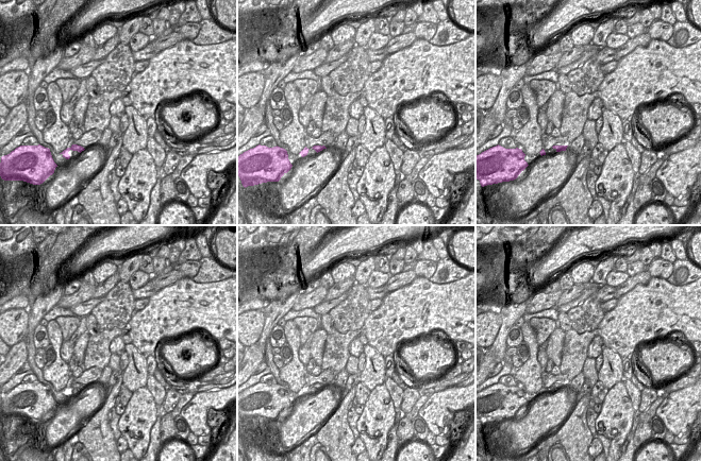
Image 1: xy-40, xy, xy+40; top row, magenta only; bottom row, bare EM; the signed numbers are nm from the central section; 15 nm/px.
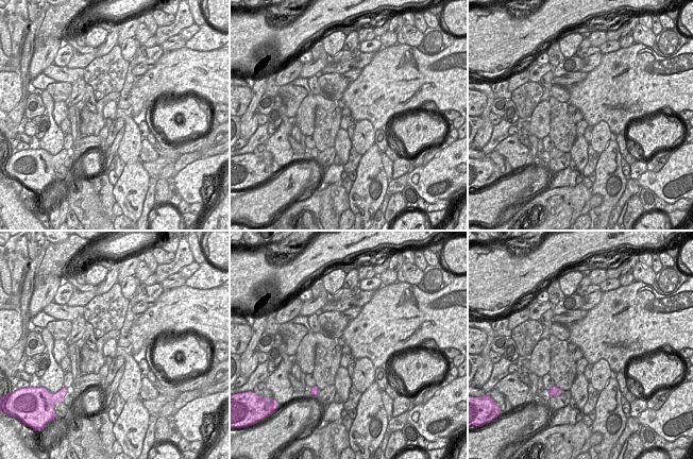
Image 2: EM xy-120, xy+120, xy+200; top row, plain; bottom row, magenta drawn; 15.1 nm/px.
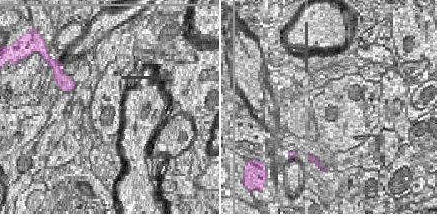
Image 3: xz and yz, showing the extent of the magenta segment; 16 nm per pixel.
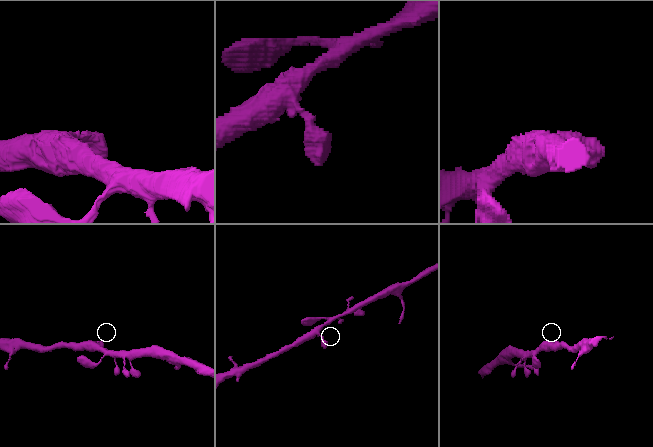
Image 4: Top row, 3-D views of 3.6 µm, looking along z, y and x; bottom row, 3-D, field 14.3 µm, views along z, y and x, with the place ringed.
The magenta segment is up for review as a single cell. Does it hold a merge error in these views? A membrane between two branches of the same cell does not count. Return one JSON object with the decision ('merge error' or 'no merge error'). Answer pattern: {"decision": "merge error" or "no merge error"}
{"decision": "no merge error"}

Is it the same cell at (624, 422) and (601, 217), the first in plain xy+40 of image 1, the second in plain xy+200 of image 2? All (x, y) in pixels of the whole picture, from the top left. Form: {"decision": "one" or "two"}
{"decision": "one"}

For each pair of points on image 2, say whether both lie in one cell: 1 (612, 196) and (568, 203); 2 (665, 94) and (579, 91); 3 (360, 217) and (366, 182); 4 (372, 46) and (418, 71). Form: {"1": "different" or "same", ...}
{"1": "different", "2": "same", "3": "same", "4": "different"}

